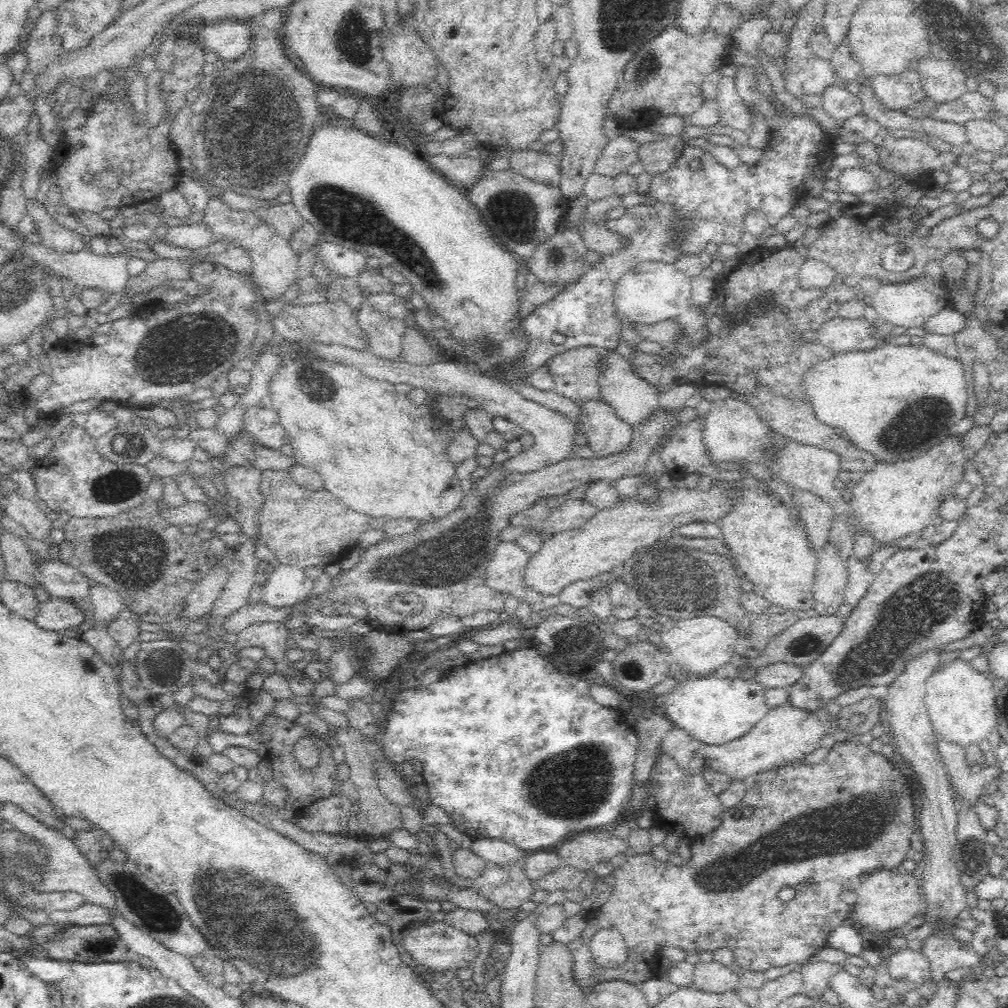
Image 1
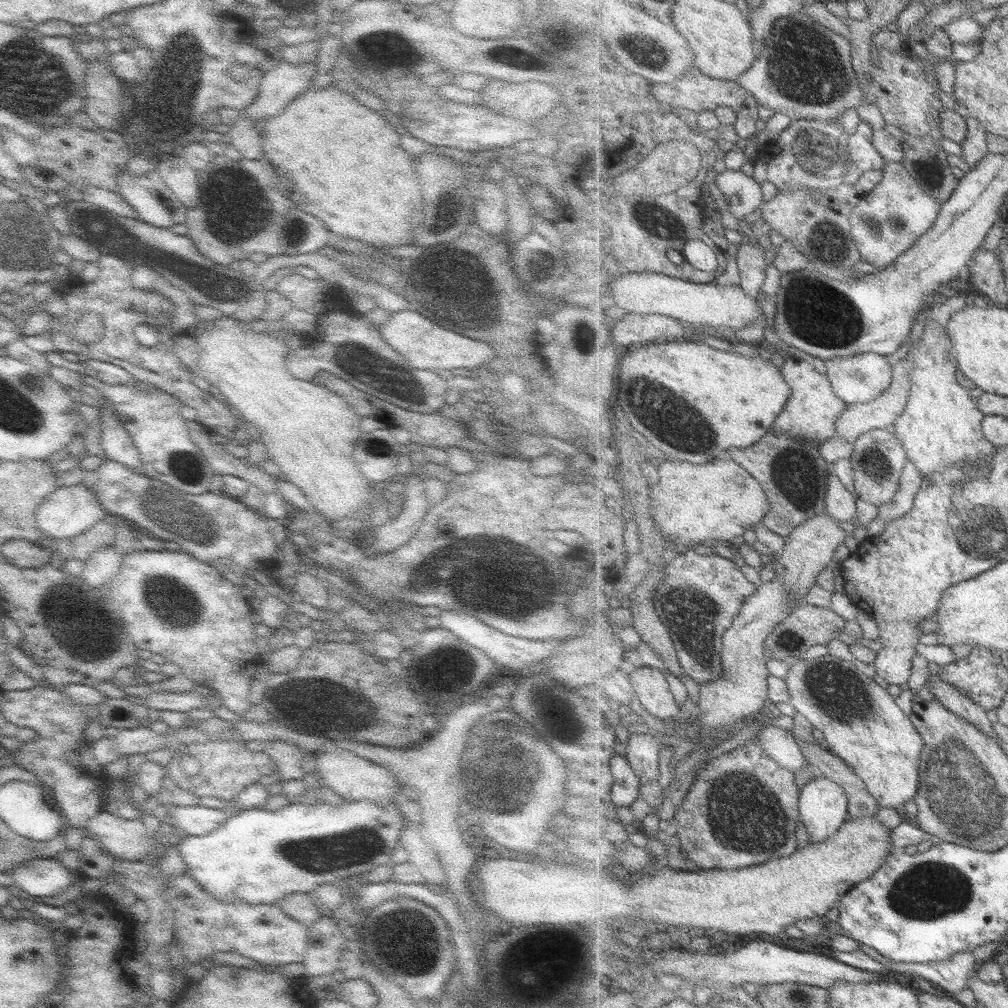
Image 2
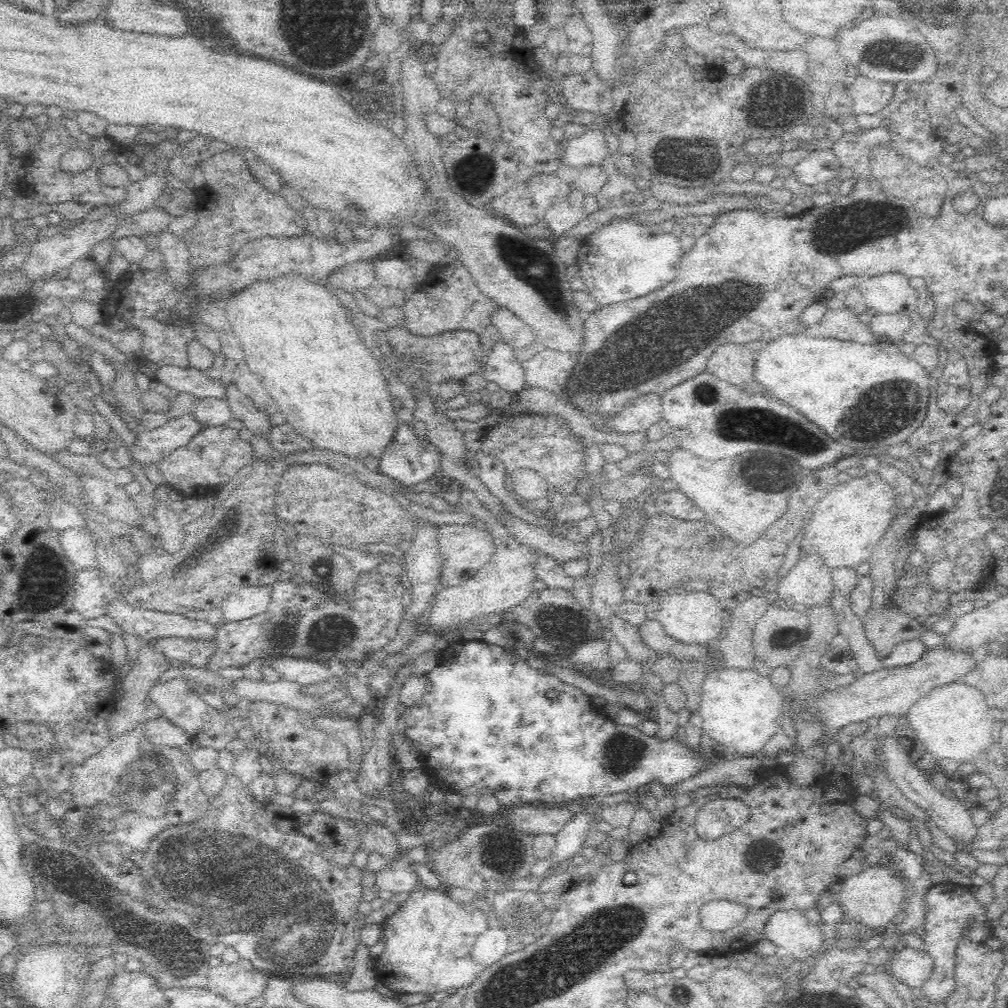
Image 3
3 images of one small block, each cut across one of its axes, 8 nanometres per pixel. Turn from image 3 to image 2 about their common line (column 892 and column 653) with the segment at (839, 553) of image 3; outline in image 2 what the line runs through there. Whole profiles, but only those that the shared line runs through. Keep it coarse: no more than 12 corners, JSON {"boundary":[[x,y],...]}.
{"boundary":[[733,459],[661,461],[651,514],[680,549],[740,541],[771,510]]}

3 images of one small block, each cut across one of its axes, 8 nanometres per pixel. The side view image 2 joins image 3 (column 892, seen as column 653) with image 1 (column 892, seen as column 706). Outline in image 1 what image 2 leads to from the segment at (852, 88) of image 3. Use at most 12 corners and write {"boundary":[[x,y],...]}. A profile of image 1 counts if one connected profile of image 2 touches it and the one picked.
{"boundary":[[912,69],[869,80],[876,100],[903,111],[926,98]]}

